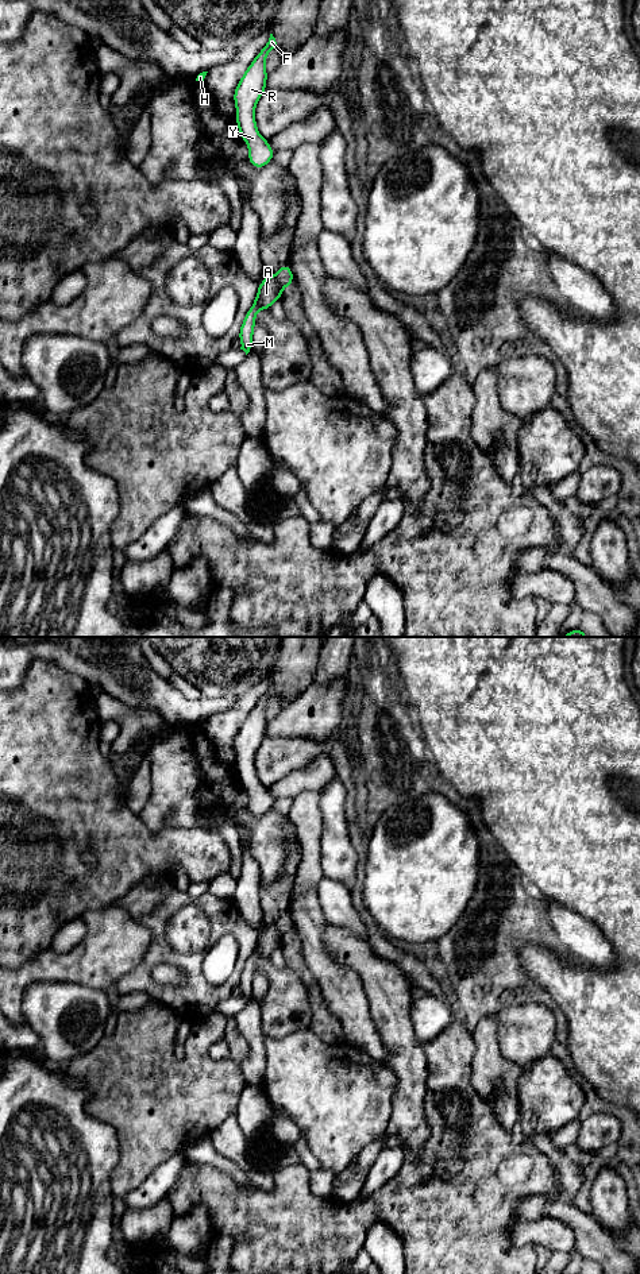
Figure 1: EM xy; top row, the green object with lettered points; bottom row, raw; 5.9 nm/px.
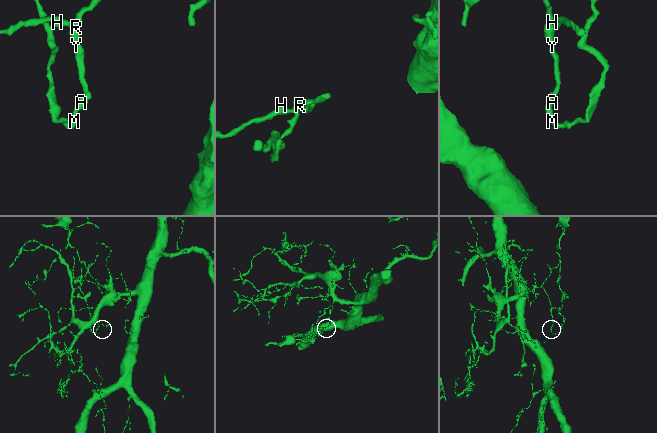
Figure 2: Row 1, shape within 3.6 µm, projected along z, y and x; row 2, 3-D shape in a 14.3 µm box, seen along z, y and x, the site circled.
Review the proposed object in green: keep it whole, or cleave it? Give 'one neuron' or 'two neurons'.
two neurons

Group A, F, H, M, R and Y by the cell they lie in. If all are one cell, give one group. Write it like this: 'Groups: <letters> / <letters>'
Groups: A M / F H R Y

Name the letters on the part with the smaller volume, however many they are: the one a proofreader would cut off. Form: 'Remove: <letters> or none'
Remove: A, M

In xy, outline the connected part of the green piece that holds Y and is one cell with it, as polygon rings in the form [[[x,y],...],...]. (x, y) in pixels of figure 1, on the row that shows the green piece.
[[[270,34],[269,42],[251,62],[234,93],[238,128],[248,146],[248,161],[255,169],[266,166],[274,155],[269,142],[259,135],[254,117],[257,103],[266,89],[266,57],[274,49],[278,46]]]

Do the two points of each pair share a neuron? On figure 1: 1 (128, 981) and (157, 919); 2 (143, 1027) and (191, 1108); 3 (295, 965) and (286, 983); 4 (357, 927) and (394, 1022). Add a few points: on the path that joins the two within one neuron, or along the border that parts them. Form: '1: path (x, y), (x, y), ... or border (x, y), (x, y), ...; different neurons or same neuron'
1: path (145, 966), (157, 953), (157, 935); same neuron
2: path (143, 1047), (143, 1061), (170, 1088); same neuron
3: border (289, 968), (301, 979), (309, 996); different neurons
4: border (334, 925), (350, 930), (366, 942); different neurons

